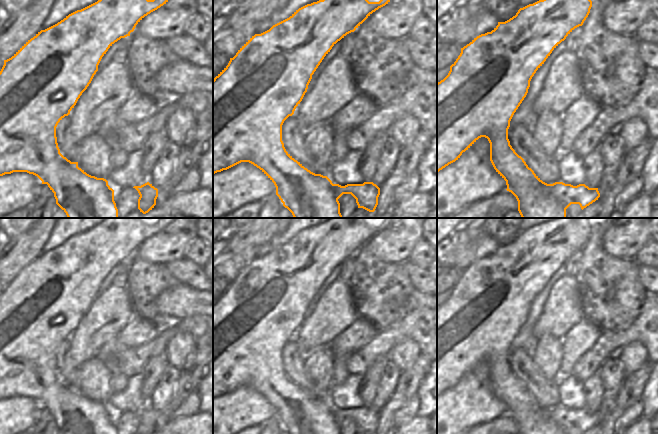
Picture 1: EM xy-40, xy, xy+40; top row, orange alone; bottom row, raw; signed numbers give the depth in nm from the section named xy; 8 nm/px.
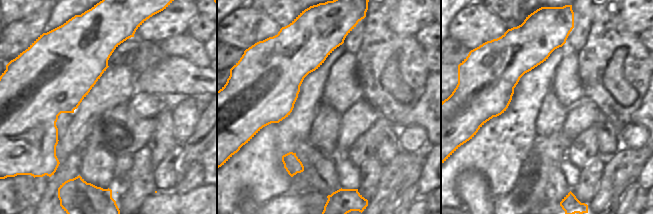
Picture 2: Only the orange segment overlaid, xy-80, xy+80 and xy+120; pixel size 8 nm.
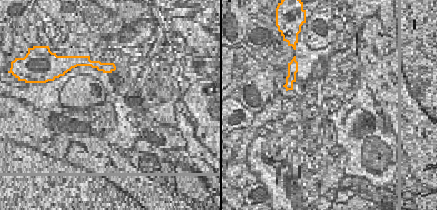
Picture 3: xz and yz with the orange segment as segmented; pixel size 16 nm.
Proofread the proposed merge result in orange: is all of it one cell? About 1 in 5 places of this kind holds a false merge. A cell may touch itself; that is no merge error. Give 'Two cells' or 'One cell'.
One cell

